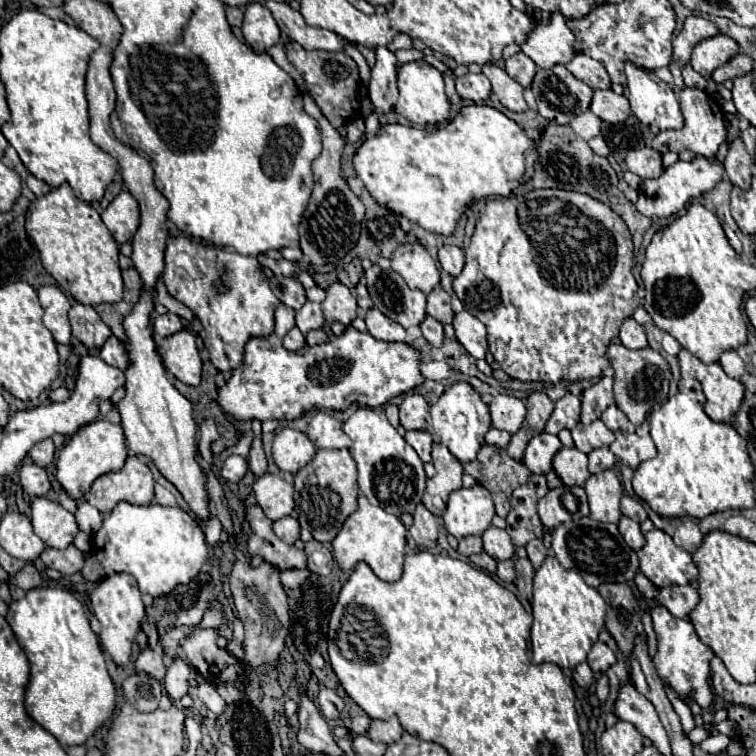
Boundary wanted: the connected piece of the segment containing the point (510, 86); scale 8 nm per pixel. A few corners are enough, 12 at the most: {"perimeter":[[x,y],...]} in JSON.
{"perimeter":[[485,65],[483,75],[503,107],[515,113],[529,109],[523,87],[499,65]]}

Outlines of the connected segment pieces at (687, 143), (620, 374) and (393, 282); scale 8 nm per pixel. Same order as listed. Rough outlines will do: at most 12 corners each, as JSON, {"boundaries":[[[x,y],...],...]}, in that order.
{"boundaries":[[[701,89],[679,95],[685,125],[661,131],[661,155],[689,149],[715,157],[725,143],[725,115]],[[609,345],[615,403],[635,427],[667,401],[669,365],[651,347]],[[393,269],[365,271],[369,295],[405,329],[425,319],[425,293]]]}

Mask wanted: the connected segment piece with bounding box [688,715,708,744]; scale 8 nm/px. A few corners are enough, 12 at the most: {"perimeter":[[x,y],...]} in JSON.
{"perimeter":[[701,715],[694,717],[695,729],[688,734],[693,744],[699,744],[708,737],[702,728]]}

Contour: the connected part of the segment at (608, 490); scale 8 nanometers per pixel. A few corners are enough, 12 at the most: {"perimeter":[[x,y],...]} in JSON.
{"perimeter":[[615,471],[585,483],[591,519],[617,523],[623,487]]}

